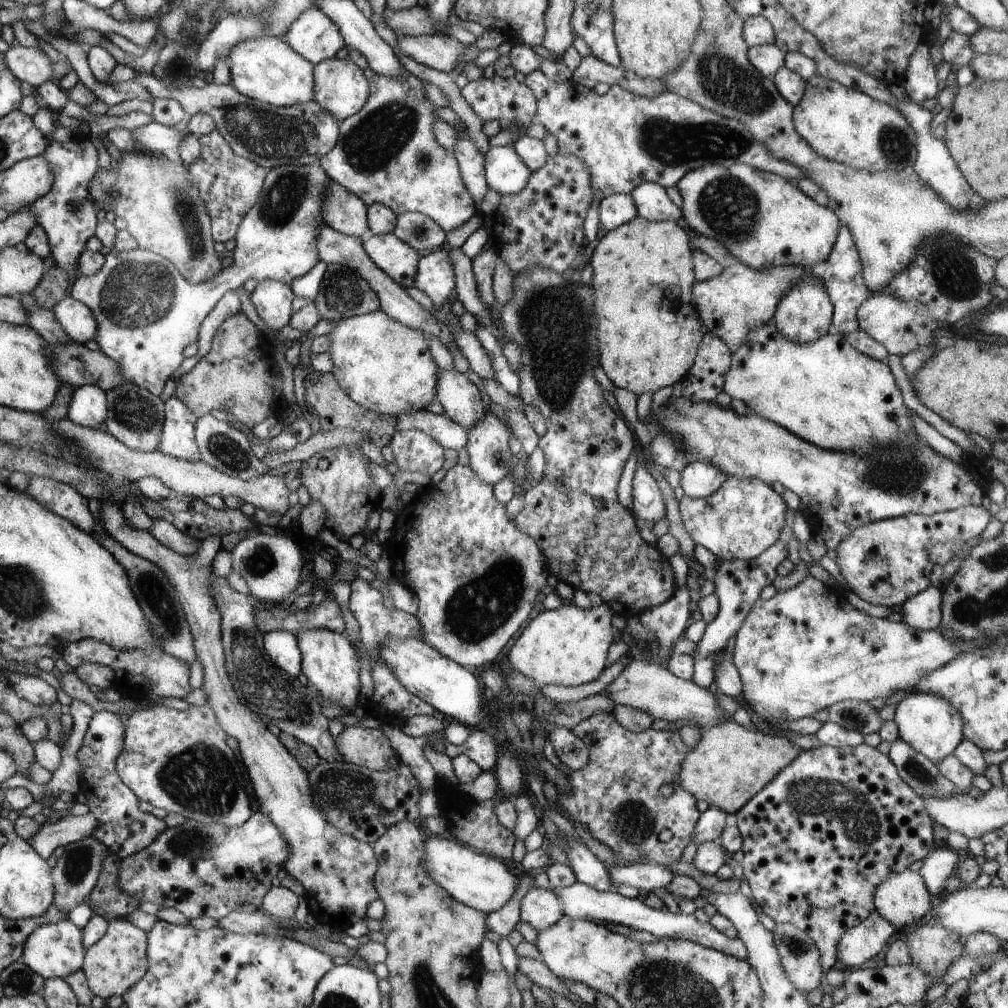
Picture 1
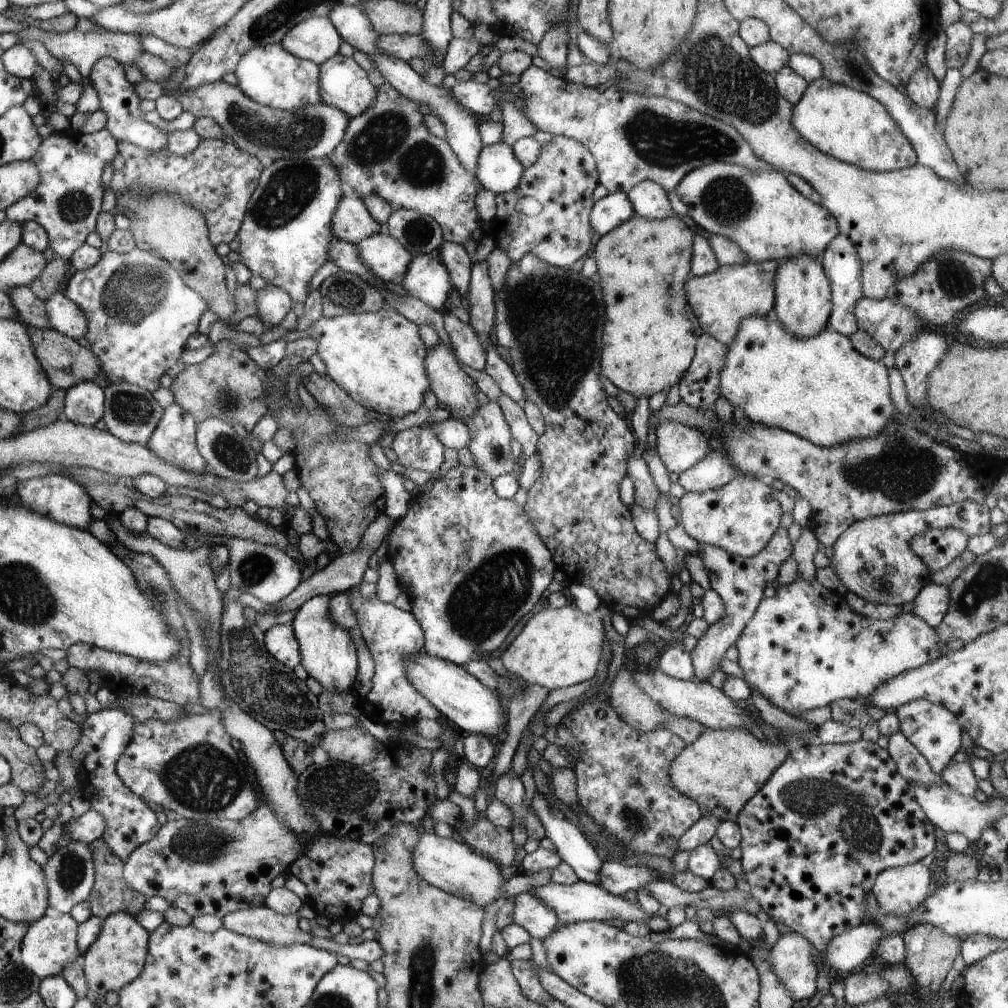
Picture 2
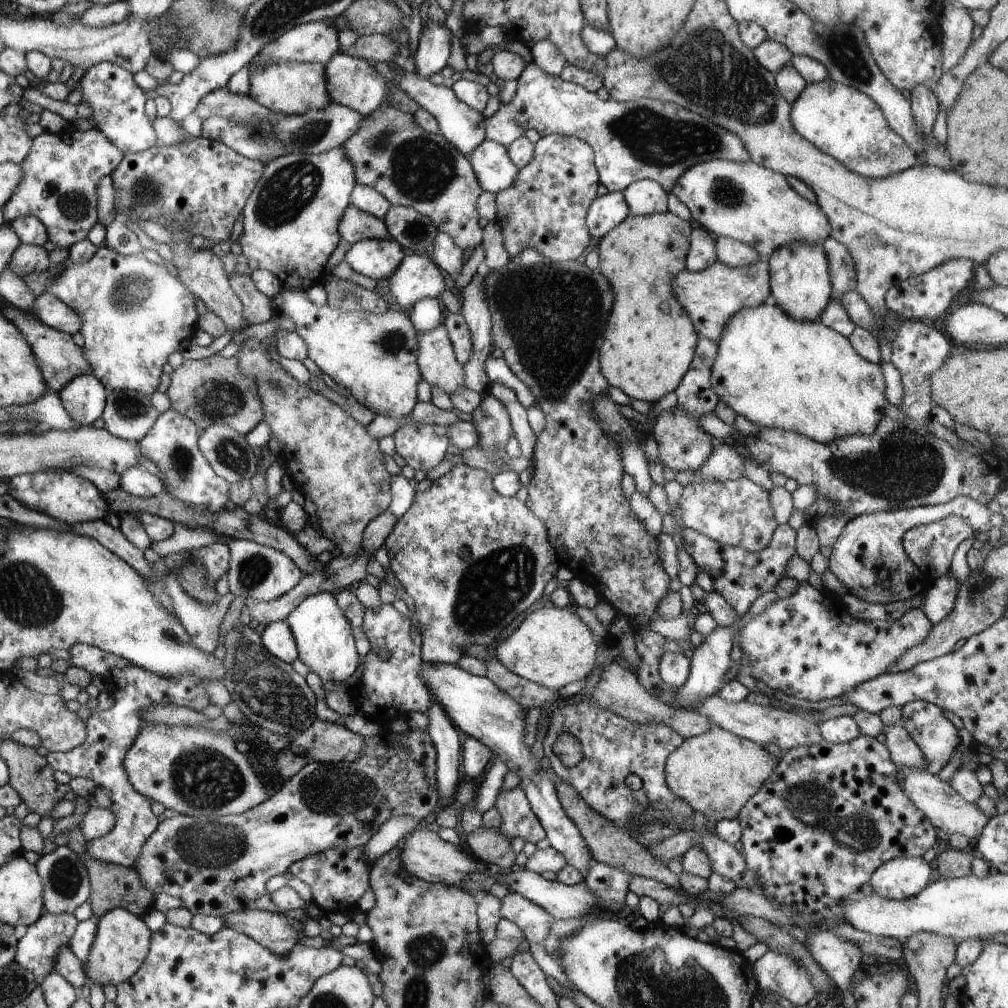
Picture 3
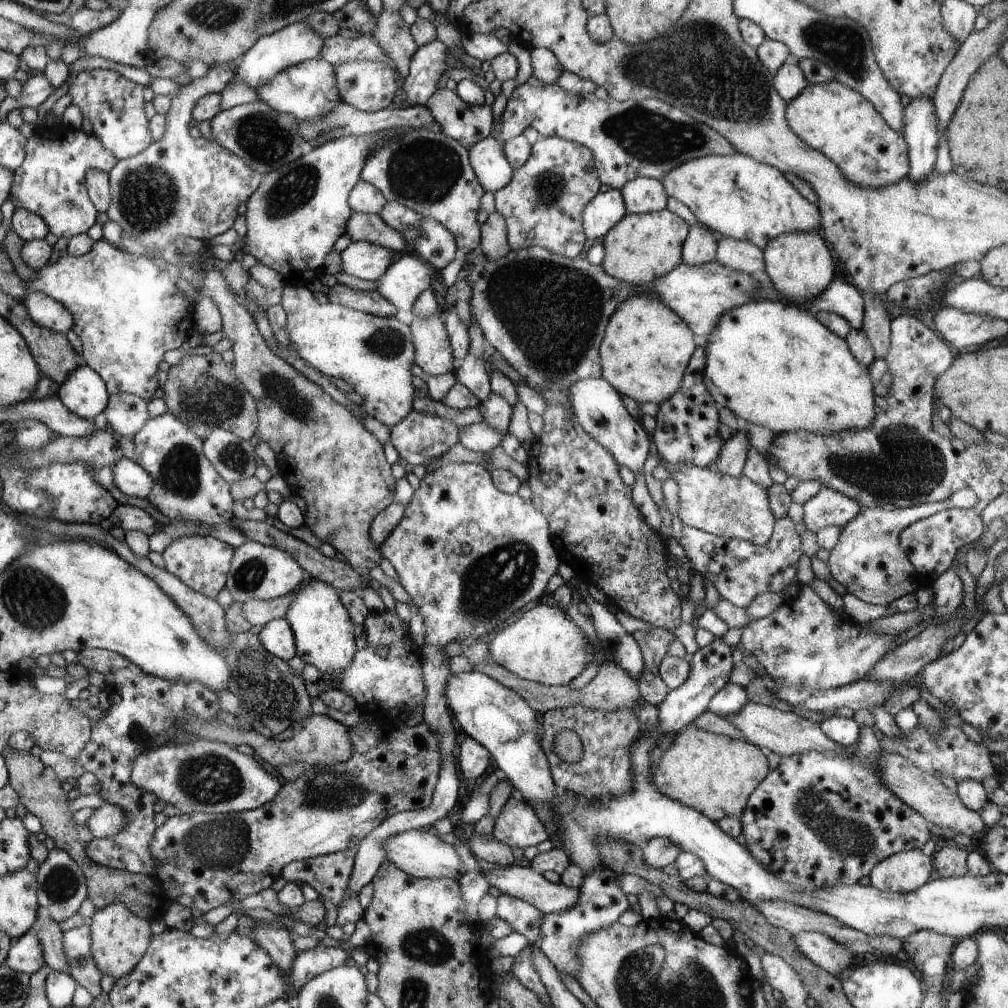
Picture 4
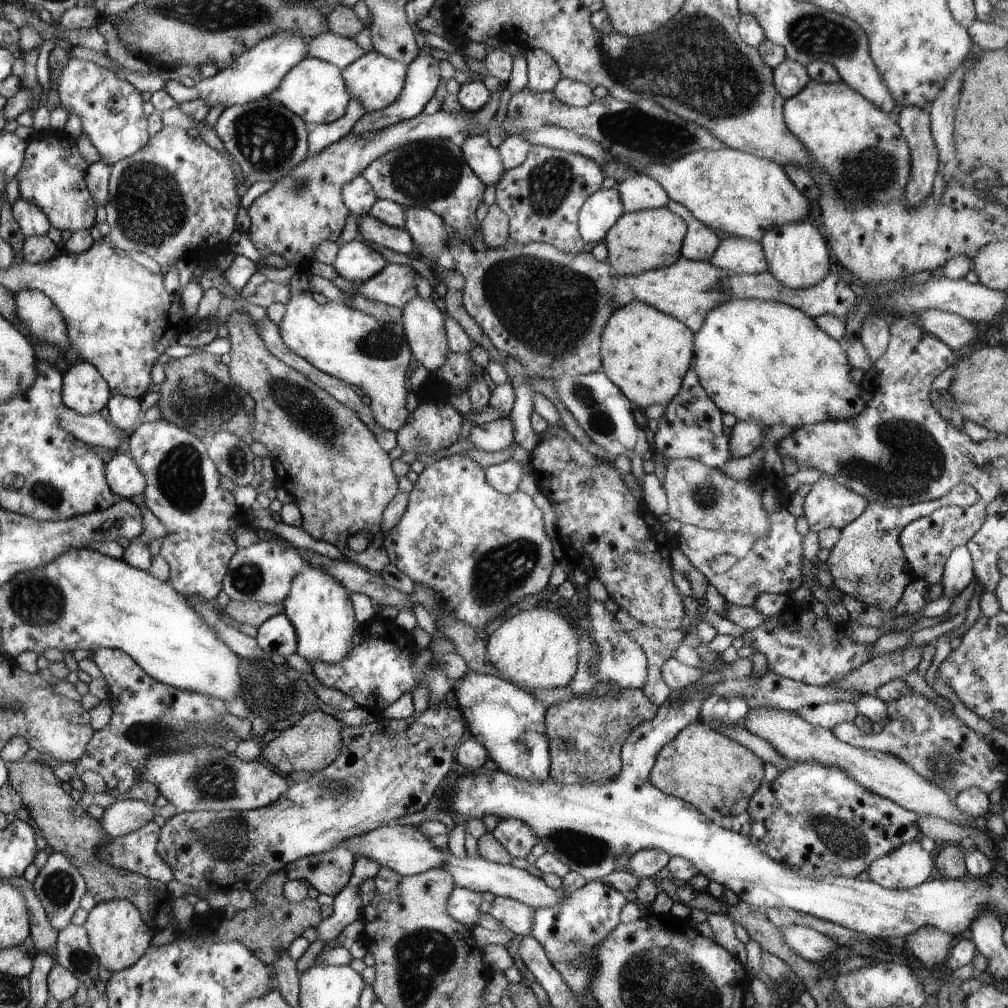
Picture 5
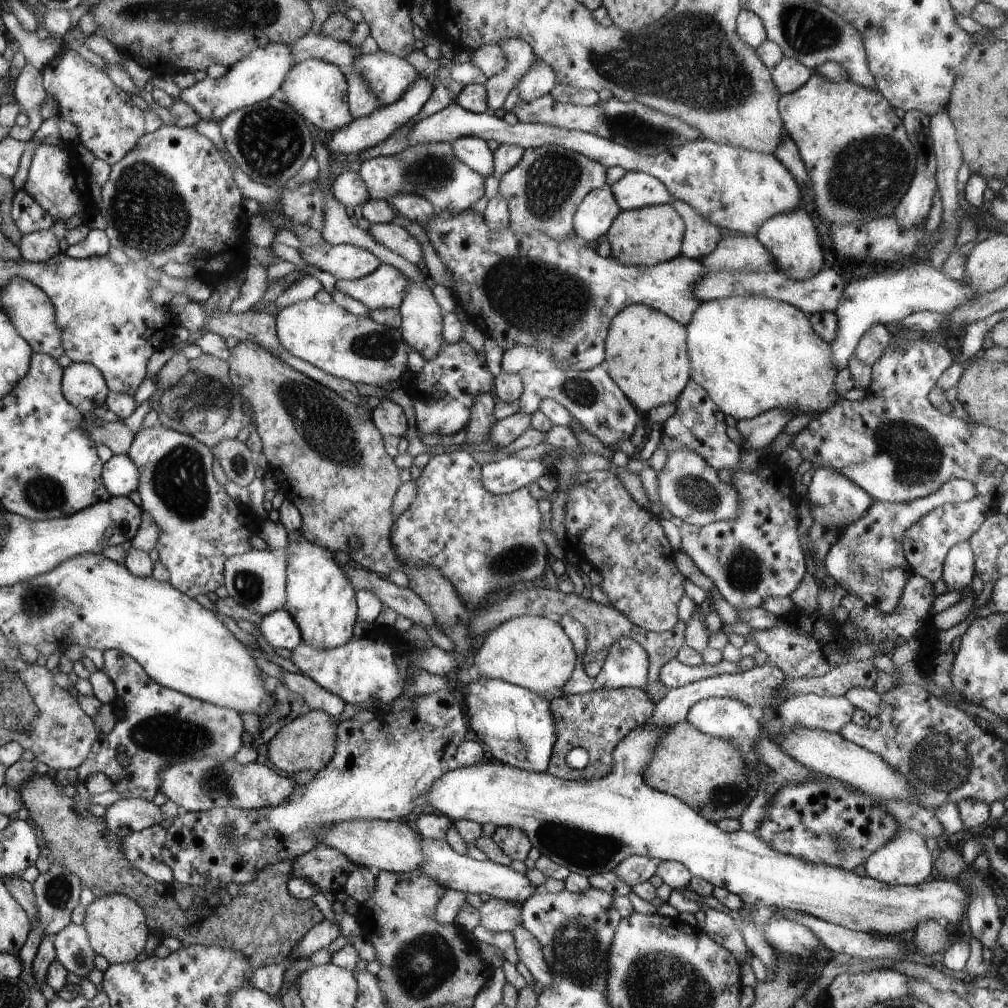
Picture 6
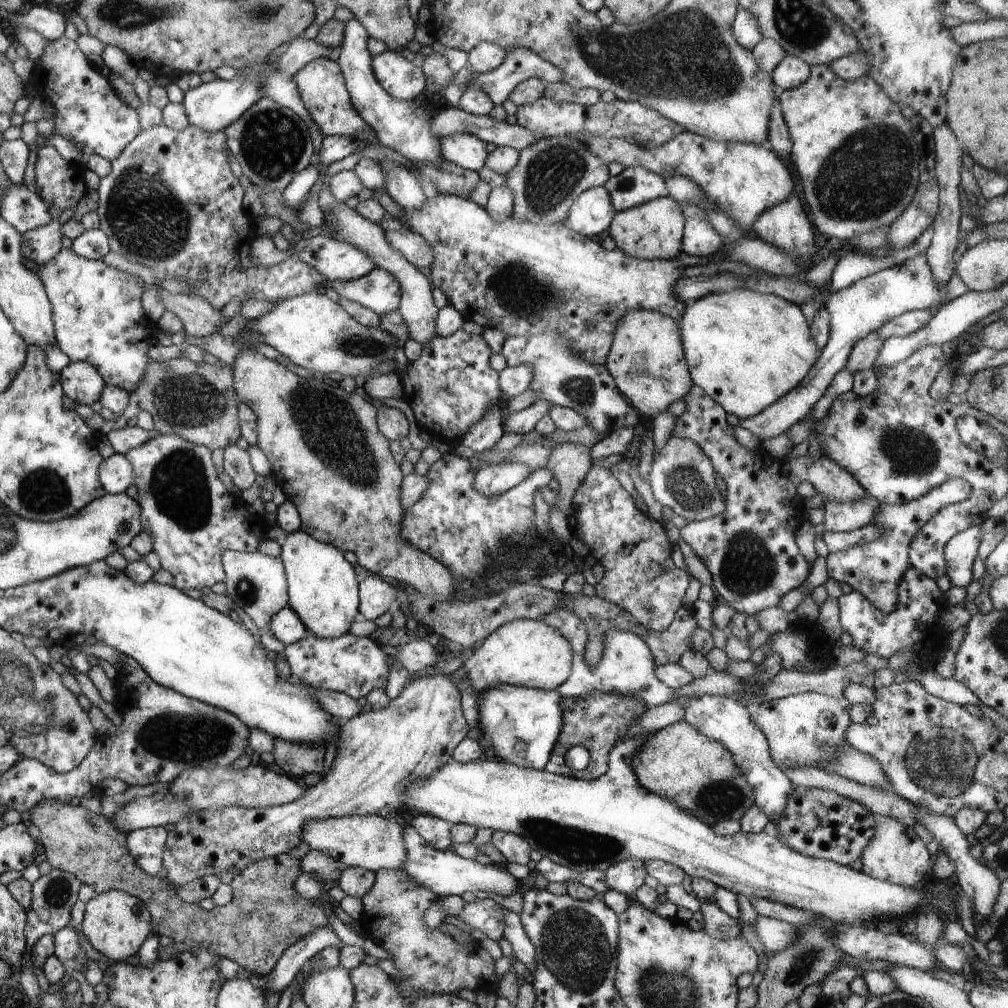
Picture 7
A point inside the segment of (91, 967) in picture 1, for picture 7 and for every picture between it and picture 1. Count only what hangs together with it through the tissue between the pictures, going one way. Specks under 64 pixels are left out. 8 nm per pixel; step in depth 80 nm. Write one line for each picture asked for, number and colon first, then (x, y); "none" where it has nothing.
2: (119, 955)
3: (122, 942)
4: (119, 938)
5: (119, 936)
6: (116, 925)
7: (116, 924)

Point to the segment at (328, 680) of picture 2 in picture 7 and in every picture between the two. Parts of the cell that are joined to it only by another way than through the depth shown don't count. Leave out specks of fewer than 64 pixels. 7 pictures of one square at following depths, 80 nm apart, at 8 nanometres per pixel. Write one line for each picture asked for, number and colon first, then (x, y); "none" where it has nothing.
3: (322, 633)
4: (324, 634)
5: (318, 606)
6: (320, 596)
7: (323, 588)

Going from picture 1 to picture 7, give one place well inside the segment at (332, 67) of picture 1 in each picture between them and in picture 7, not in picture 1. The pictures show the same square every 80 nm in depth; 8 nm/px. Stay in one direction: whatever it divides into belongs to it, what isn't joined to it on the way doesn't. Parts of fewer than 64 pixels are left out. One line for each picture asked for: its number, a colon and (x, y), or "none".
2: (345, 85)
3: (352, 83)
4: (368, 86)
5: (376, 81)
6: (391, 76)
7: (401, 80)

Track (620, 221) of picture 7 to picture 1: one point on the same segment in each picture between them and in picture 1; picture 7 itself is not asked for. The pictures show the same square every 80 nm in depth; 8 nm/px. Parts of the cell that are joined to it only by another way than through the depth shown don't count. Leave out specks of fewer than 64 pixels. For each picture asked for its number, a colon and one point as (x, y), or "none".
1: (649, 331)
2: (650, 332)
3: (649, 343)
4: (639, 248)
5: (648, 239)
6: (647, 236)

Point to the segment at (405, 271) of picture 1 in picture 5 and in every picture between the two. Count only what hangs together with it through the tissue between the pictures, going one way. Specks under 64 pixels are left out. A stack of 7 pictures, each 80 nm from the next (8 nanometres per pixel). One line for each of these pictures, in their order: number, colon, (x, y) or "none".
2: (384, 255)
3: (376, 258)
4: (369, 261)
5: (356, 261)

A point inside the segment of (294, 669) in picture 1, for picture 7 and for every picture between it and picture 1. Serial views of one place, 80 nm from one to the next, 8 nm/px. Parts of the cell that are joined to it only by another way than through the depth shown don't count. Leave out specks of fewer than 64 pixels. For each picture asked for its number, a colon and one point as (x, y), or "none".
2: (281, 642)
3: (277, 638)
4: (277, 637)
5: (277, 635)
6: (280, 630)
7: (287, 626)

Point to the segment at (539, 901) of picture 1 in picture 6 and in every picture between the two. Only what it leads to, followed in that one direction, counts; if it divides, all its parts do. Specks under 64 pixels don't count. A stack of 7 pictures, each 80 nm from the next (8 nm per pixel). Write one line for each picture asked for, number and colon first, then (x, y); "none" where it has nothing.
2: (531, 912)
3: (535, 922)
4: (523, 917)
5: (513, 916)
6: (498, 915)

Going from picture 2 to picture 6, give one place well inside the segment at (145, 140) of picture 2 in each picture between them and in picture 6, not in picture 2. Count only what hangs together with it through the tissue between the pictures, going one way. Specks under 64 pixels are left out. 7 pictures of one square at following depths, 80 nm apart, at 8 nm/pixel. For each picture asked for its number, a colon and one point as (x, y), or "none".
3: (117, 101)
4: (115, 105)
5: (111, 110)
6: (108, 124)

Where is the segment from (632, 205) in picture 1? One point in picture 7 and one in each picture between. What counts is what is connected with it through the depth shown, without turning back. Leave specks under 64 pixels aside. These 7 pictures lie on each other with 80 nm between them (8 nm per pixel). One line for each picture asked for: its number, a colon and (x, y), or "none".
2: (607, 213)
3: (605, 212)
4: (601, 213)
5: (599, 213)
6: (593, 218)
7: (592, 213)

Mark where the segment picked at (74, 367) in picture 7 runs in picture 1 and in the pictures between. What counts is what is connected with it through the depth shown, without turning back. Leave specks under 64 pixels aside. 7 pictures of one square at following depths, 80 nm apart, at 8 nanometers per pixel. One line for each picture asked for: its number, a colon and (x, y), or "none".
1: (88, 408)
2: (85, 402)
3: (84, 397)
4: (84, 393)
5: (85, 392)
6: (83, 385)

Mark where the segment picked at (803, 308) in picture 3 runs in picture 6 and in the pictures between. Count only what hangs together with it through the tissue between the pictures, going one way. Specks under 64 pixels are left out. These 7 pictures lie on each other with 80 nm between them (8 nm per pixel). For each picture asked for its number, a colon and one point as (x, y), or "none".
4: (799, 265)
5: (797, 257)
6: (791, 238)

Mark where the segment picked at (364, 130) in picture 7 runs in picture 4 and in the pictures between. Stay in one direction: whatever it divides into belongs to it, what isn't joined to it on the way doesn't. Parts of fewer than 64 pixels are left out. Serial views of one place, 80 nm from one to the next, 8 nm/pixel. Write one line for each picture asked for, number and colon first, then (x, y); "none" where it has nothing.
4: (309, 90)
5: (315, 90)
6: (317, 90)

